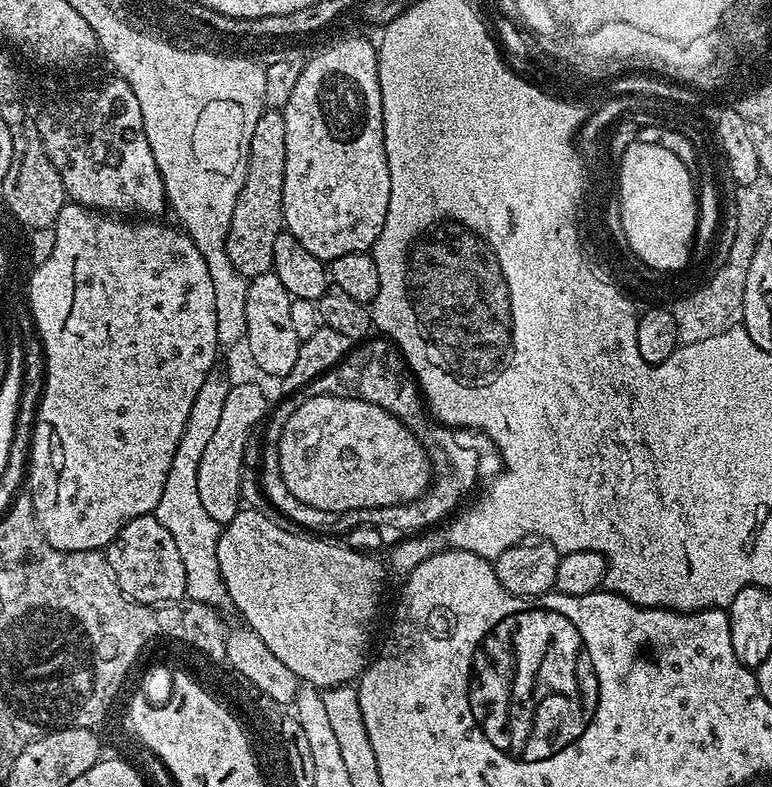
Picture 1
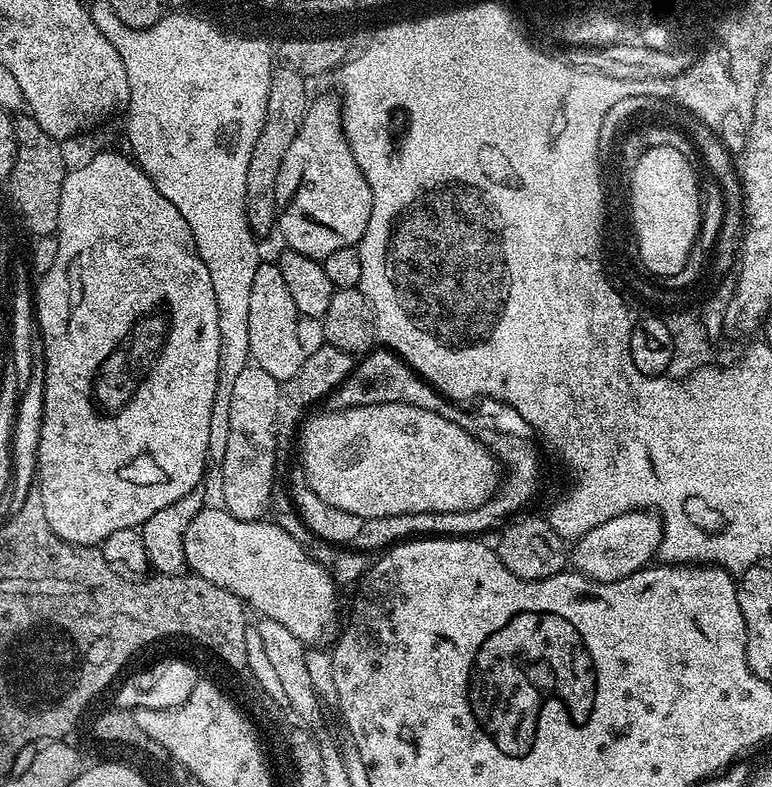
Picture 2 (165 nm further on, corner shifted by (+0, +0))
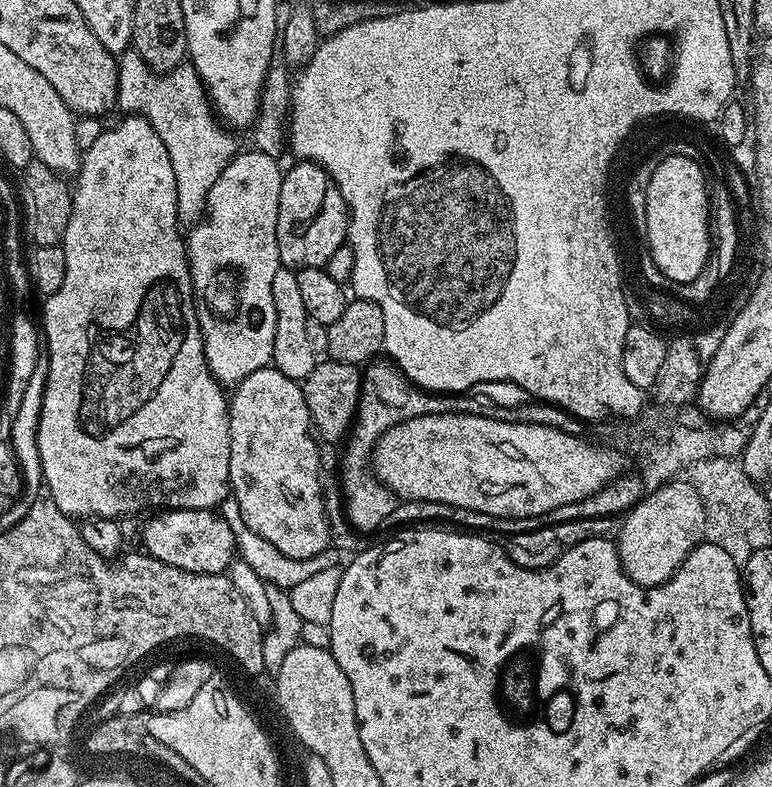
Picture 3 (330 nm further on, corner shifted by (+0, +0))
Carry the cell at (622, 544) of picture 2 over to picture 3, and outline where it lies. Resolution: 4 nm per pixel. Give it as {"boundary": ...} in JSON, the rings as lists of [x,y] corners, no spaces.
{"boundary":[[[675,478],[660,489],[645,494],[619,521],[620,537],[615,537],[614,543],[624,573],[643,588],[657,588],[659,584],[665,584],[680,569],[684,559],[705,539],[706,520],[707,510],[703,508],[702,498],[687,479]]]}

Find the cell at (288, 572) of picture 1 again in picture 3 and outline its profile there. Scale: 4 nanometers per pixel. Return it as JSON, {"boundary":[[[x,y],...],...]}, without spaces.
{"boundary":[[[174,508],[153,516],[144,528],[142,548],[147,555],[182,570],[227,573],[237,549],[235,536],[221,515],[207,508]]]}

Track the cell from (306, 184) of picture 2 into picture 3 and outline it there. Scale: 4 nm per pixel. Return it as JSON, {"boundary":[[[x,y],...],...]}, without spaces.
{"boundary":[[[300,160],[292,169],[289,167],[284,174],[282,194],[278,194],[278,254],[281,265],[293,270],[325,267],[330,254],[334,254],[334,250],[338,250],[338,246],[345,244],[347,239],[348,203],[326,169],[311,160]]]}

